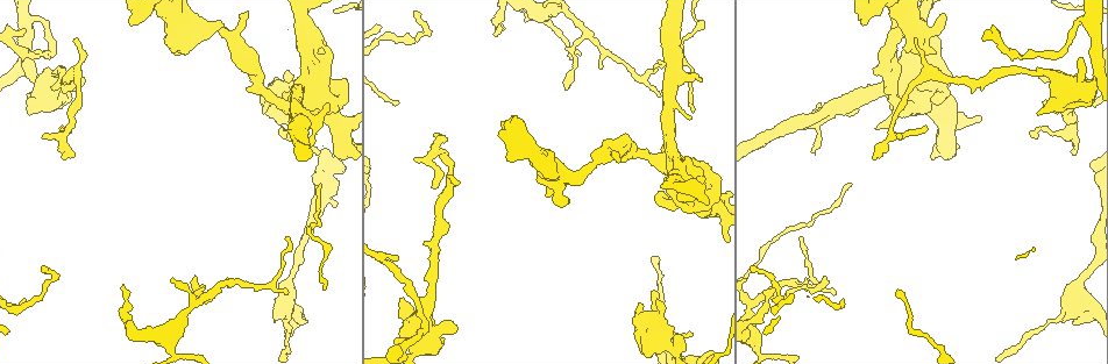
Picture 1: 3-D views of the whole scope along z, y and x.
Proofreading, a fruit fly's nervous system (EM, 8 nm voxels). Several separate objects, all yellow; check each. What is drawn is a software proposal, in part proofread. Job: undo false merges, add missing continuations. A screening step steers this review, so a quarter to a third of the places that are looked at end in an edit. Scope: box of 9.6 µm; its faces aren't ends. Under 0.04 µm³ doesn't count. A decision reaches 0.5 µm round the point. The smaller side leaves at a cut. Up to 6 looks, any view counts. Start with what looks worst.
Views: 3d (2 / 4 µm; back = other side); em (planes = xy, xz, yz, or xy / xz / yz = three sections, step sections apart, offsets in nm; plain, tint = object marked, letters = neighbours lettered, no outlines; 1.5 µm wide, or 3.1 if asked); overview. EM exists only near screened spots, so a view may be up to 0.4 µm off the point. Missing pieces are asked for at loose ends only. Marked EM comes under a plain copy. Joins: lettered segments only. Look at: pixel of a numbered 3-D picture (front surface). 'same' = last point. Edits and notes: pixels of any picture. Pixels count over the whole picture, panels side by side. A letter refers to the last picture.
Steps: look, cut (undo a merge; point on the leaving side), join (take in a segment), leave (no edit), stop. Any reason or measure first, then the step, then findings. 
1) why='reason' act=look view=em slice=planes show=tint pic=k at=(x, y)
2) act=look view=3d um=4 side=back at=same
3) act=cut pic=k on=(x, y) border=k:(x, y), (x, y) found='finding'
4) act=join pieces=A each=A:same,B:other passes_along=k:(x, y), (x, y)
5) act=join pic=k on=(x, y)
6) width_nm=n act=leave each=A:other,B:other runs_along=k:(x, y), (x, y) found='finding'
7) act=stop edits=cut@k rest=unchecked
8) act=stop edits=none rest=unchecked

why='three arms meet' act=look view=em slice=yz step=8 show=tint pic=1 at=(344, 126)

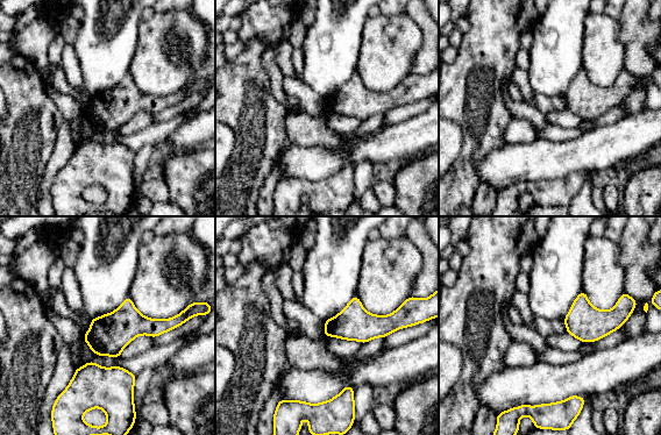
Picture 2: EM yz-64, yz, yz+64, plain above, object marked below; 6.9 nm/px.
why='cut it another way' act=look view=em slice=xy step=8 show=letters at=same

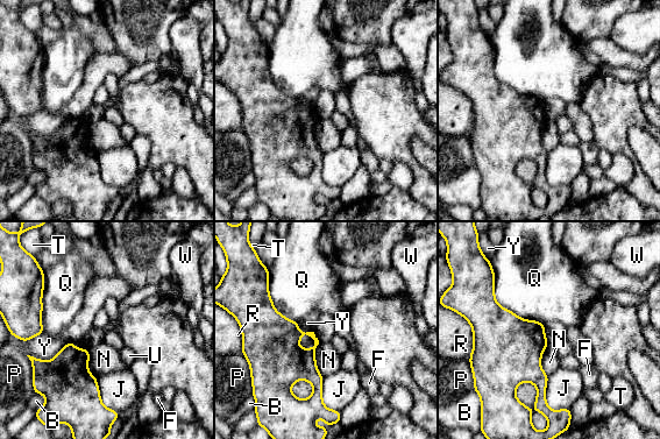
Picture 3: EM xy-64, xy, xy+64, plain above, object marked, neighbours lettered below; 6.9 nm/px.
longest_contact=Q:600nm act=leave each=B:other,F:other,J:other,N:other,P:other,Q:other,R:other,T:other,U:other,W:other,Y:other border=3:(489, 261), (495, 299), (543, 324) found='all the same neuron'

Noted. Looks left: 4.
why='branch stops here' act=look view=em slice=xz step=4 show=letters pic=1 at=(1037, 114)

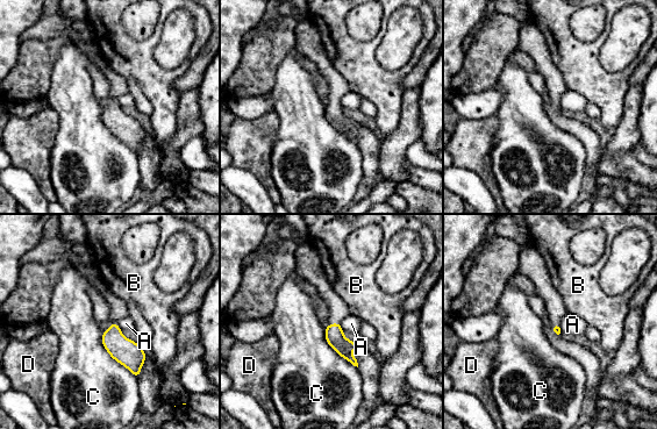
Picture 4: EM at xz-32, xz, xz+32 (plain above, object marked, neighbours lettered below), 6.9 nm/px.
act=leave each=A:other,B:other,C:other,D:other found='none of them fits'

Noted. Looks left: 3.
act=look view=em slice=xz step=8 show=letters pic=1 at=(502, 124)

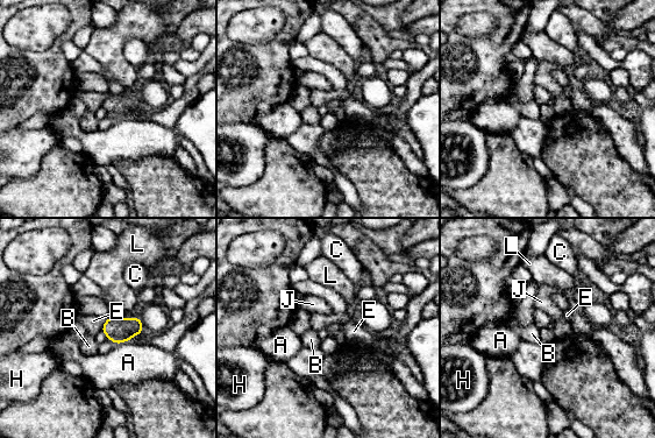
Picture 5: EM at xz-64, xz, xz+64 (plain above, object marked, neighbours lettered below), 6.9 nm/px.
act=look view=em slice=planes show=letters at=same

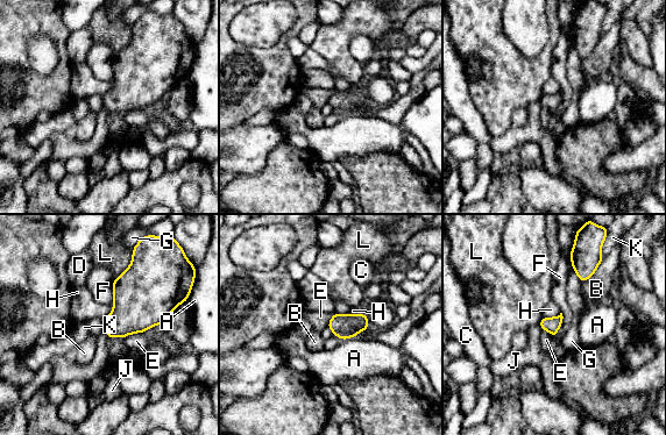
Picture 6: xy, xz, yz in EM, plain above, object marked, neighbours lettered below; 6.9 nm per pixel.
act=leave each=A:other,B:other,C:other,D:other,E:other,F:other,G:other,H:other,J:other,K:other,L:other border=6:(184, 301), (163, 322) found='no lettered segment goes on from it'

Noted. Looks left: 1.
act=stop edits=none rest=unchecked

